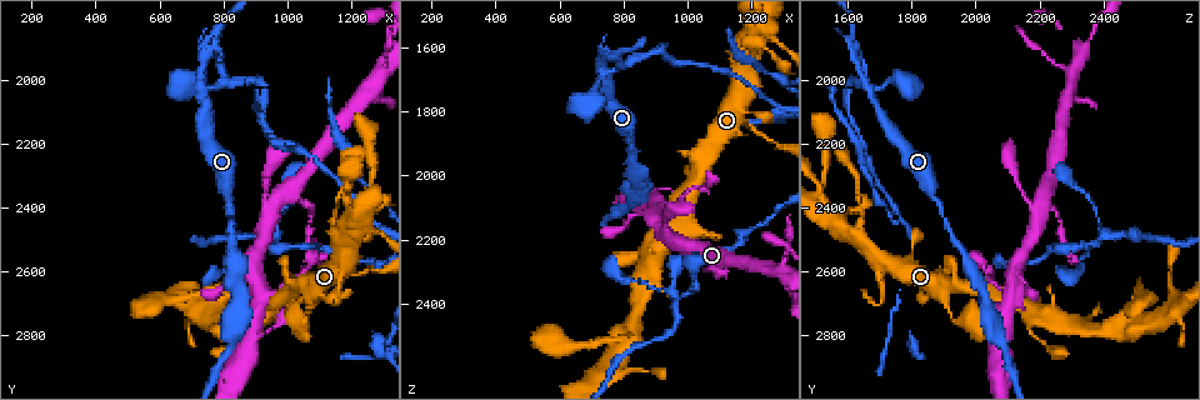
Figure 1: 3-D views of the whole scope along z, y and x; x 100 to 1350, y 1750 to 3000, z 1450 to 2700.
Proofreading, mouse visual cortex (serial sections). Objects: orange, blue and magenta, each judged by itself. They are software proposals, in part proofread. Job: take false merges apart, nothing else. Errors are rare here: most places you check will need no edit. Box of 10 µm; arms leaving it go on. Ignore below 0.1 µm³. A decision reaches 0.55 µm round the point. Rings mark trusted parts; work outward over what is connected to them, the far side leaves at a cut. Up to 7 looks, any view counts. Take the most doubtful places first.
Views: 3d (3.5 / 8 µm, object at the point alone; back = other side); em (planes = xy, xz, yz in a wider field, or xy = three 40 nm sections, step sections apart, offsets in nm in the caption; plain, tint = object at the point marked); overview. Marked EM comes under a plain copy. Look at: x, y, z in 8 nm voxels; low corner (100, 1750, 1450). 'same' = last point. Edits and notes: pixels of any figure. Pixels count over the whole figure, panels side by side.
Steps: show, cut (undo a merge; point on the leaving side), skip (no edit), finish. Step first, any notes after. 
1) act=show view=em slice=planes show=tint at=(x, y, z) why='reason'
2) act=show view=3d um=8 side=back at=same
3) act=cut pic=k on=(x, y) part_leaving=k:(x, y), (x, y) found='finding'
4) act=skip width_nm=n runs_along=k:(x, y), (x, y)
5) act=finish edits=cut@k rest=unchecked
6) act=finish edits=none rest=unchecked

act=show view=3d um=8 at=(750, 2030, 1680) why='abrupt turn'

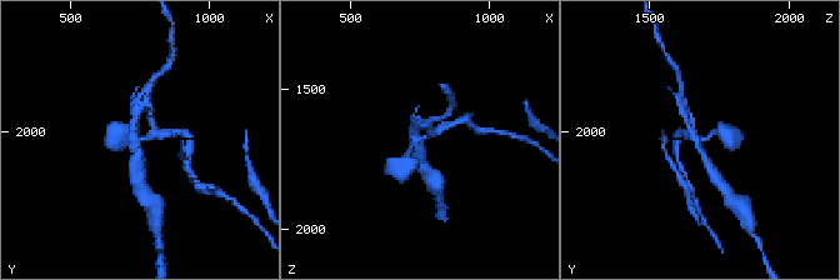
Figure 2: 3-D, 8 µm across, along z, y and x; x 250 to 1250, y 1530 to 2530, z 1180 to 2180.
act=show view=3d um=3.5 at=same why='closer look'

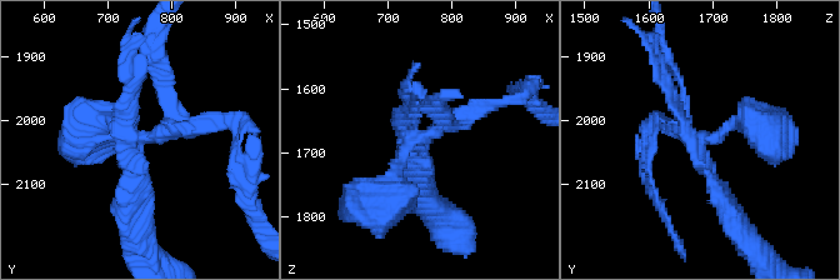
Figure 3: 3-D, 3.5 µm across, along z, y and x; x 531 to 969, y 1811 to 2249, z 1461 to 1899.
act=show view=em slice=xy step=5 show=tint at=(740, 2035, 1675) arms=4 arm_widths_nm=150,200,250,250 why='need the tissue'

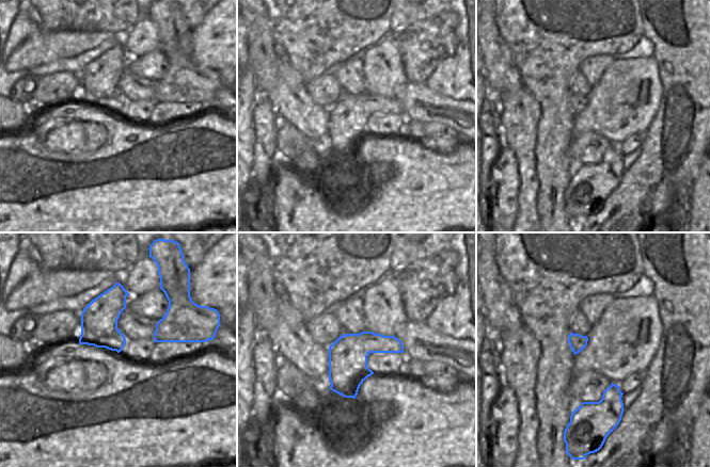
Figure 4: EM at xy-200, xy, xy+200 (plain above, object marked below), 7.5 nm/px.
act=cut pic=3 on=(176, 120) width_nm=300 part_leaving=3:(704, 139), (753, 120), (775, 165) found='a second cell is stuck on'

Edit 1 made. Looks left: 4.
act=show view=em slice=xy step=3 show=tint at=(1200, 2430, 1550) why='small branch off a trunk'

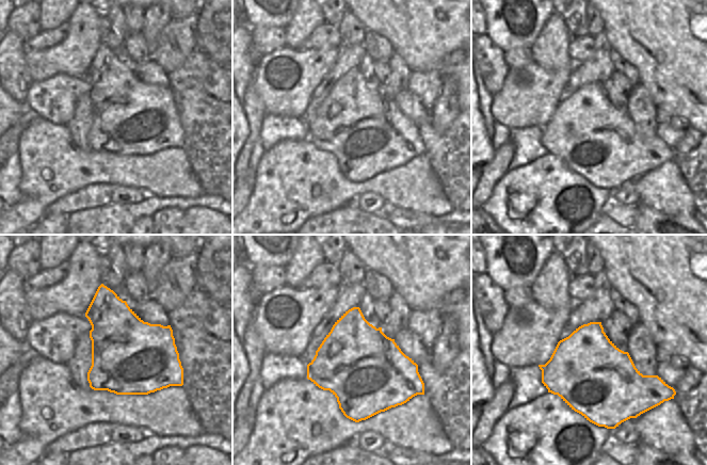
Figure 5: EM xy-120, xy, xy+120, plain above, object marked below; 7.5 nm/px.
act=show view=3d um=3.5 at=same why='see where the arms go'

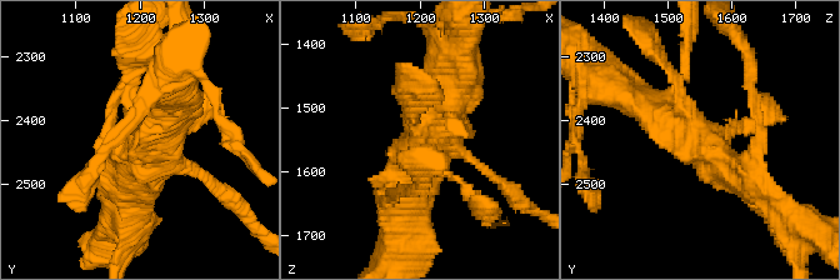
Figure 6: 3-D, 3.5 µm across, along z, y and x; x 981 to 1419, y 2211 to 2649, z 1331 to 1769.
act=skip found='one cell here'

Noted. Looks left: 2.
act=show view=3d um=3.5 at=(960, 2400, 2210) why='narrows sharply'

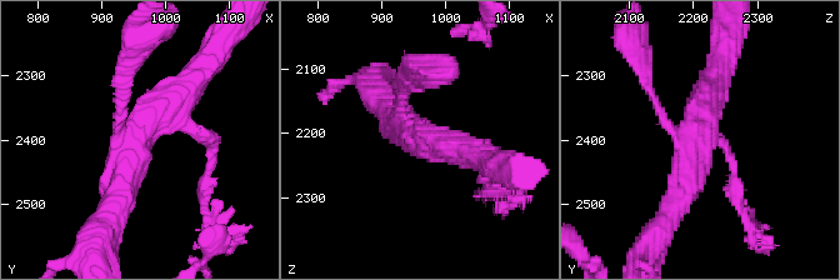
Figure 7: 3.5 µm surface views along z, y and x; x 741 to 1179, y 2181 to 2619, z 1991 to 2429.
act=show view=em slice=xy step=1 show=tint at=(955, 2400, 2210) arms=3 arm_widths_nm=150,350,400

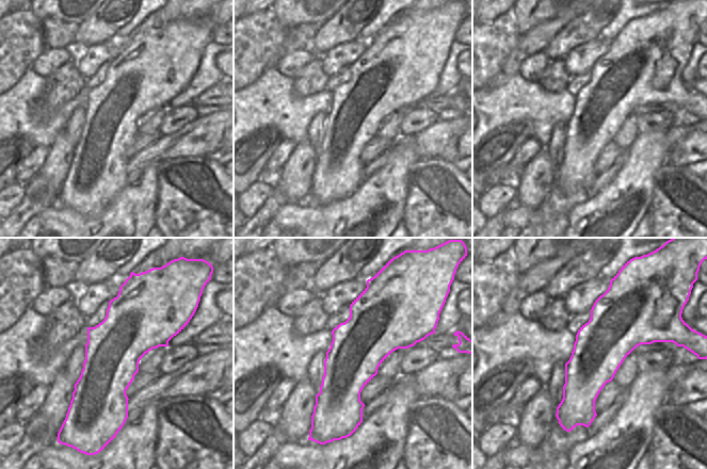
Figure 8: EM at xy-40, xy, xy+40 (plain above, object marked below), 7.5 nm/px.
act=skip runs_along=7:(194, 79), (140, 133), (109, 209) found='all the same cell'

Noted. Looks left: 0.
act=finish edits=cut@3 rest=unchecked

